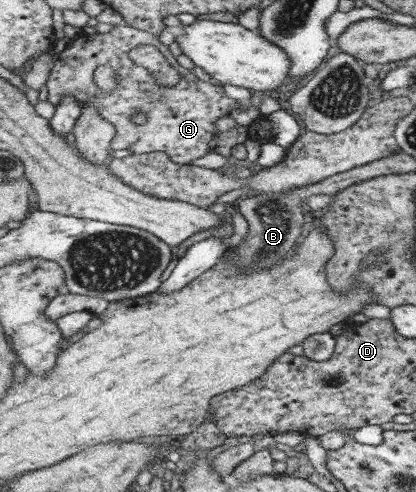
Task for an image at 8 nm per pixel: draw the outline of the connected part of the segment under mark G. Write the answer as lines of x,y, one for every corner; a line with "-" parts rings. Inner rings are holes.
132,25
115,26
105,33
96,32
92,35
81,33
76,39
71,40
69,46
56,56
56,63
47,89
47,100
55,107
60,106
66,98
77,100
83,109
86,105
95,106
98,114
117,127
117,137
111,146
113,151
128,149
133,154
168,152
170,158
182,165
192,165
196,159
211,152
210,141
220,133
216,127
216,121
220,117
230,117
230,115
235,117
238,113
245,111
245,107
236,99
229,97
219,84
213,81
202,81
194,75
192,70
188,71
178,65
176,57
172,55
168,45
164,45
160,41
158,35
136,29
-
139,45
153,45
163,55
167,64
178,71
180,79
173,87
161,87
160,83
156,81
154,73
150,73
150,69
146,69
146,65
138,65
138,61
134,61
134,49
138,49
-
100,66
113,66
113,69
120,74
120,85
115,91
105,93
95,81
95,73
-
136,114
146,114
147,123
140,125
135,123
132,117

